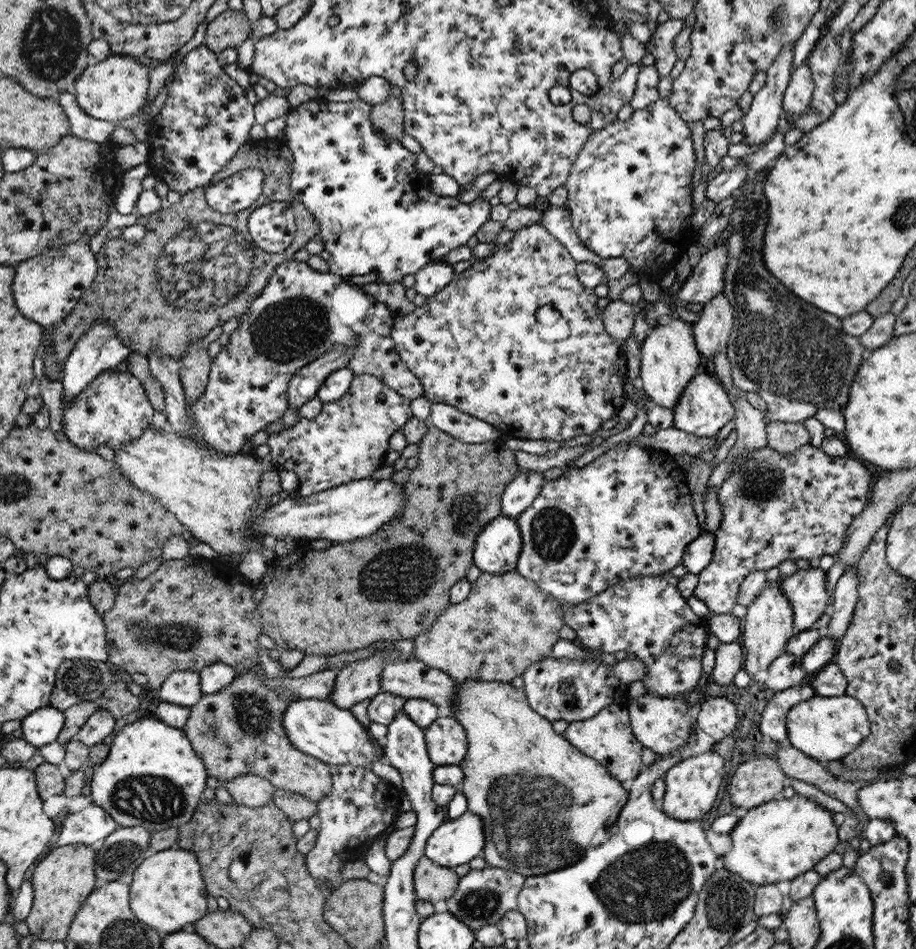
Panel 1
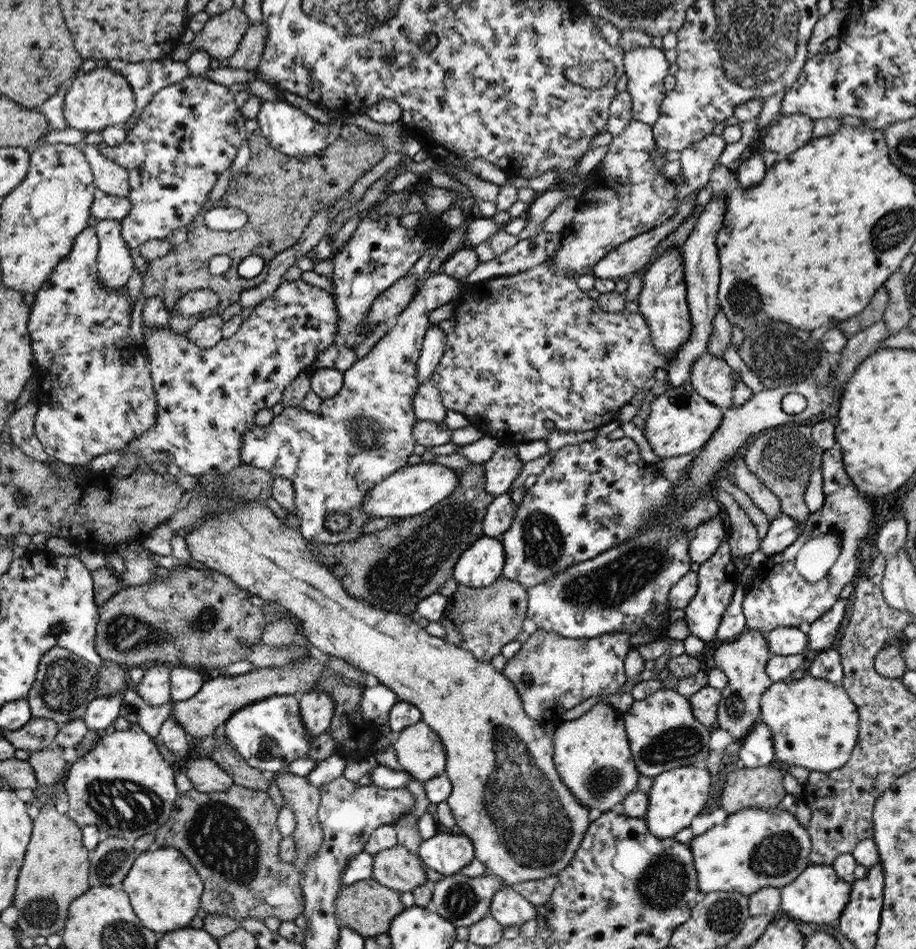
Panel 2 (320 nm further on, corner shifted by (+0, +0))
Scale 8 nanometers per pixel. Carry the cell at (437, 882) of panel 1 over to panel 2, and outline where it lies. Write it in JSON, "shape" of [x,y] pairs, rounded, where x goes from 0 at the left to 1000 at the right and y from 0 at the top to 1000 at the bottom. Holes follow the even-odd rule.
{"shape":[[[436,890],[408,901],[406,925],[428,938],[448,940],[465,930],[457,901]]]}

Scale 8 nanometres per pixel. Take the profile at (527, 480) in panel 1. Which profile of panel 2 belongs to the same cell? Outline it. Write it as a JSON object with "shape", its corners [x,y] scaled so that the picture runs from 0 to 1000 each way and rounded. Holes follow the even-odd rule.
{"shape":[[[556,519],[539,524],[537,531],[531,536],[527,550],[528,565],[546,566],[559,552],[563,544],[564,531]]]}

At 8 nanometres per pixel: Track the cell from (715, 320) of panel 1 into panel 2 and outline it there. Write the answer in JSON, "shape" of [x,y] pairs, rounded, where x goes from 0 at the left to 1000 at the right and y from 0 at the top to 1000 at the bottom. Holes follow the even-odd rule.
{"shape":[[[770,371],[755,385],[753,405],[762,415],[791,432],[800,428],[803,404],[800,393],[790,377]]]}

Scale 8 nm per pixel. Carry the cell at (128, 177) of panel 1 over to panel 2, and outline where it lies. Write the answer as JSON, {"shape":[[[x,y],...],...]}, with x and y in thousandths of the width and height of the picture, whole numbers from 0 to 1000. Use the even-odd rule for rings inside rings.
{"shape":[[[116,231],[105,236],[109,266],[106,267],[106,280],[112,300],[121,305],[138,301],[147,286],[141,257],[133,251],[132,233]]]}

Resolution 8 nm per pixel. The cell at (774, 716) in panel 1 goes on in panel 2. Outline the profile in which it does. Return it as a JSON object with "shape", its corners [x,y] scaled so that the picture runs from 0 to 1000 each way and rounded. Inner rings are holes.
{"shape":[[[829,761],[808,783],[807,799],[814,809],[838,806],[845,799],[842,769]]]}

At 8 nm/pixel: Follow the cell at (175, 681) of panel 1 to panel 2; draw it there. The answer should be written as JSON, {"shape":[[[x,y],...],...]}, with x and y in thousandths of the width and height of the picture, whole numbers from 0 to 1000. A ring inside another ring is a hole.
{"shape":[[[178,700],[156,703],[156,714],[143,724],[166,744],[177,744],[188,740],[186,731],[186,705]]]}

